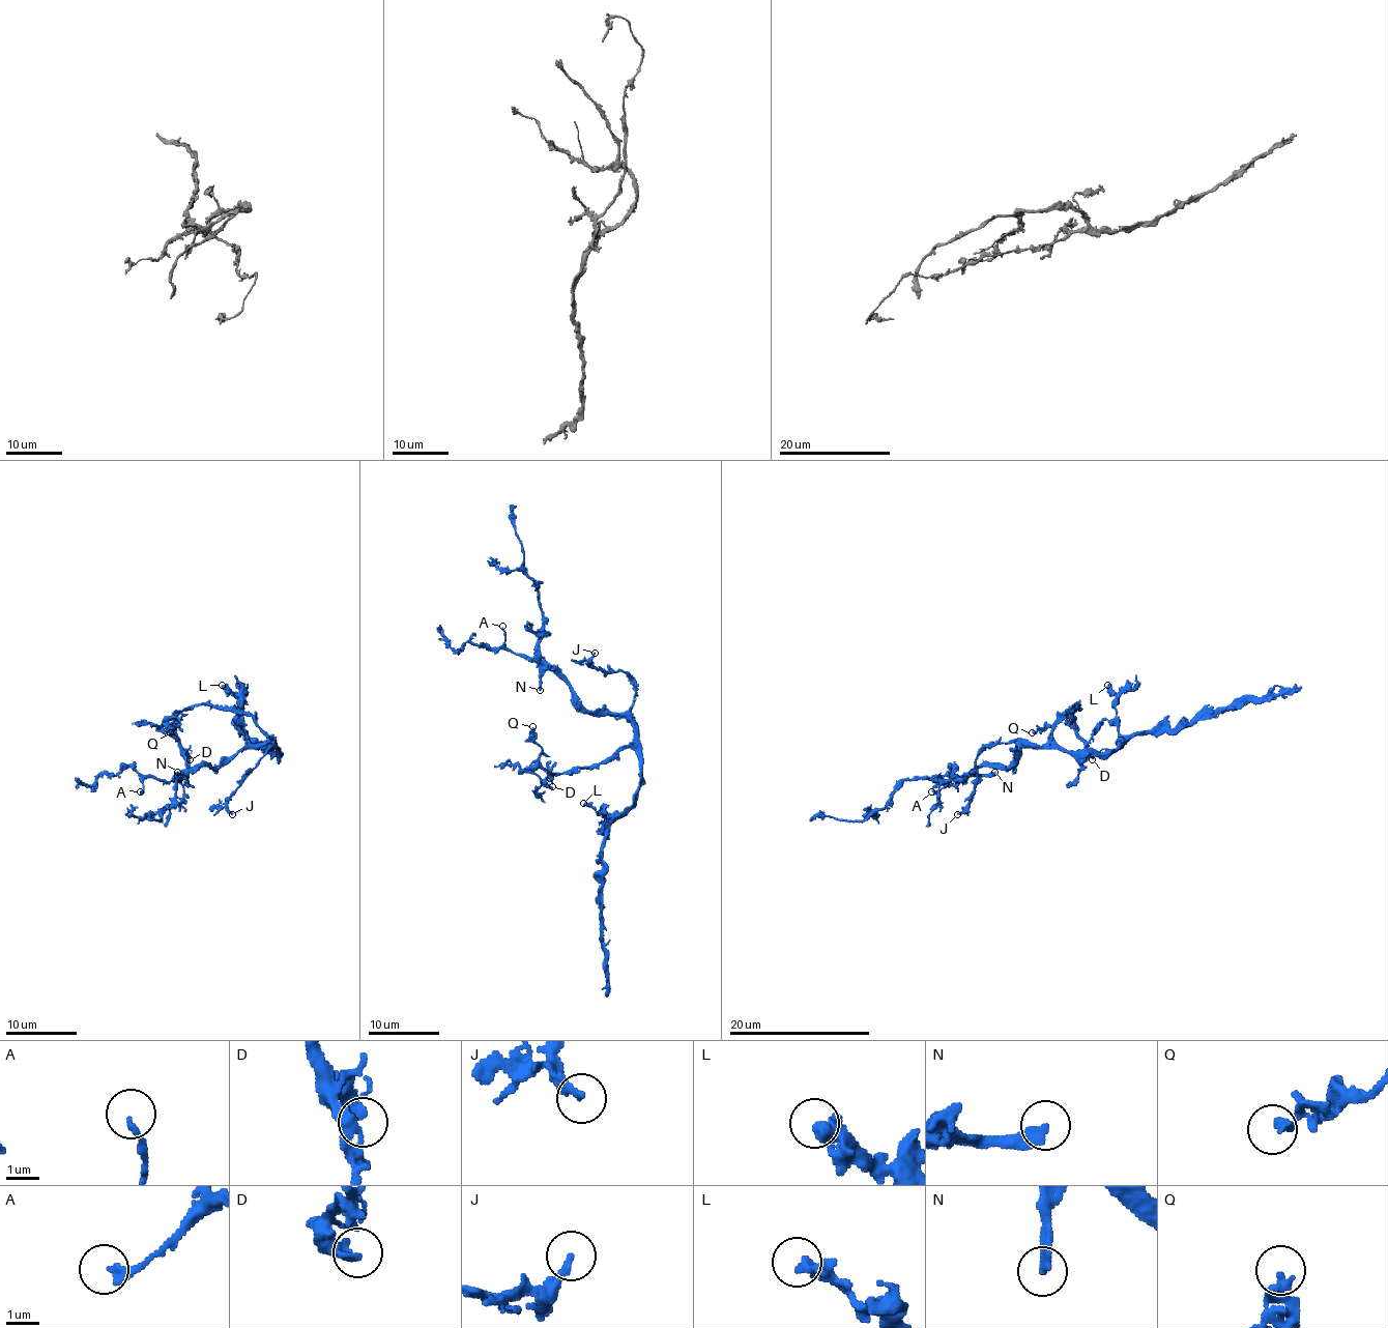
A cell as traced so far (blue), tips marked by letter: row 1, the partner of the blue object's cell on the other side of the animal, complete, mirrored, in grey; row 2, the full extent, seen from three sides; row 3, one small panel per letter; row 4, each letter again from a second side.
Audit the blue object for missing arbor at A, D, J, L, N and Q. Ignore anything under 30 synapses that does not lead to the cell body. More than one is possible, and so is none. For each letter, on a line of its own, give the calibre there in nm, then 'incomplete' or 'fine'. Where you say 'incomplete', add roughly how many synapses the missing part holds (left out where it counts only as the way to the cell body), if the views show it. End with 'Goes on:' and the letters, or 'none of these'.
A: 200 nm thick; fine
D: 280 nm thick; fine
J: 200 nm thick; fine
L: 400 nm thick; fine
N: 280 nm thick; incomplete; about 80 synapses
Q: 240 nm thick; fine
Goes on: N

